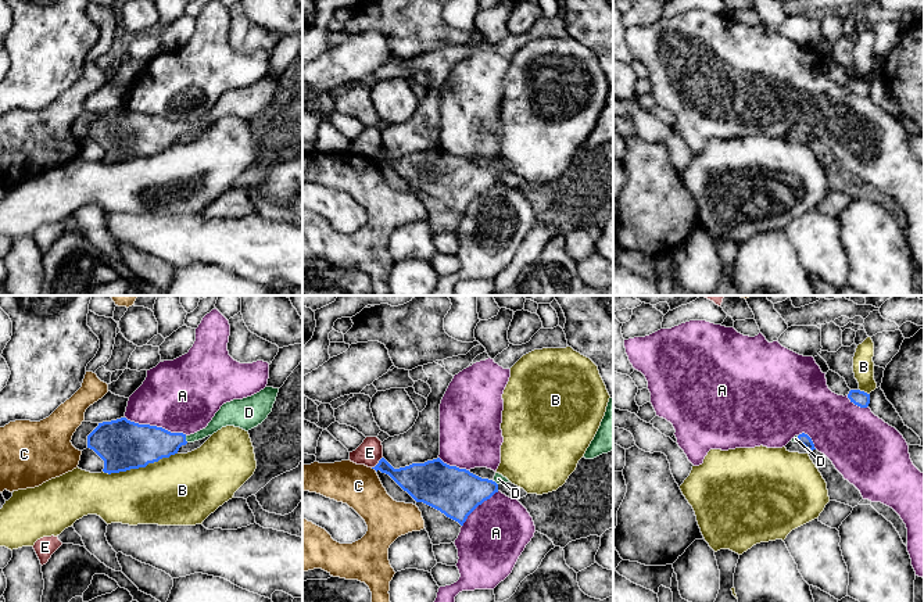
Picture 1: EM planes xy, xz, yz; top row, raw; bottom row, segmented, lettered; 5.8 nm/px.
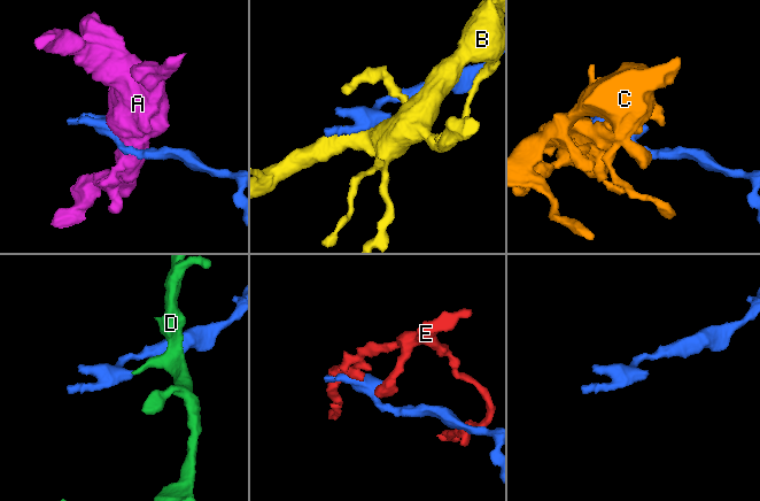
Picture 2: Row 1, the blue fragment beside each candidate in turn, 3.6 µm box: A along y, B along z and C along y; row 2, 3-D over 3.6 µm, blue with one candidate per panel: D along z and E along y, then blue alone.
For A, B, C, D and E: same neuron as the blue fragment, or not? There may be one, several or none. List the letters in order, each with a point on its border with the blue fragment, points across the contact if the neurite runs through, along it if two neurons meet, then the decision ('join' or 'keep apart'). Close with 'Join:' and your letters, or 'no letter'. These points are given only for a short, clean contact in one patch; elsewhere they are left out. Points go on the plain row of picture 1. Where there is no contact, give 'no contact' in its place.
A: contact xy (156, 115); keep apart
B: contact xy (139, 156); keep apart
C: contact xz (373, 157); keep apart
D: contact xy (185, 128); way xy (143, 133), (171, 132), (185, 128), (210, 119), (222, 107); join
E: contact xz (379, 151); keep apart
Join: D

